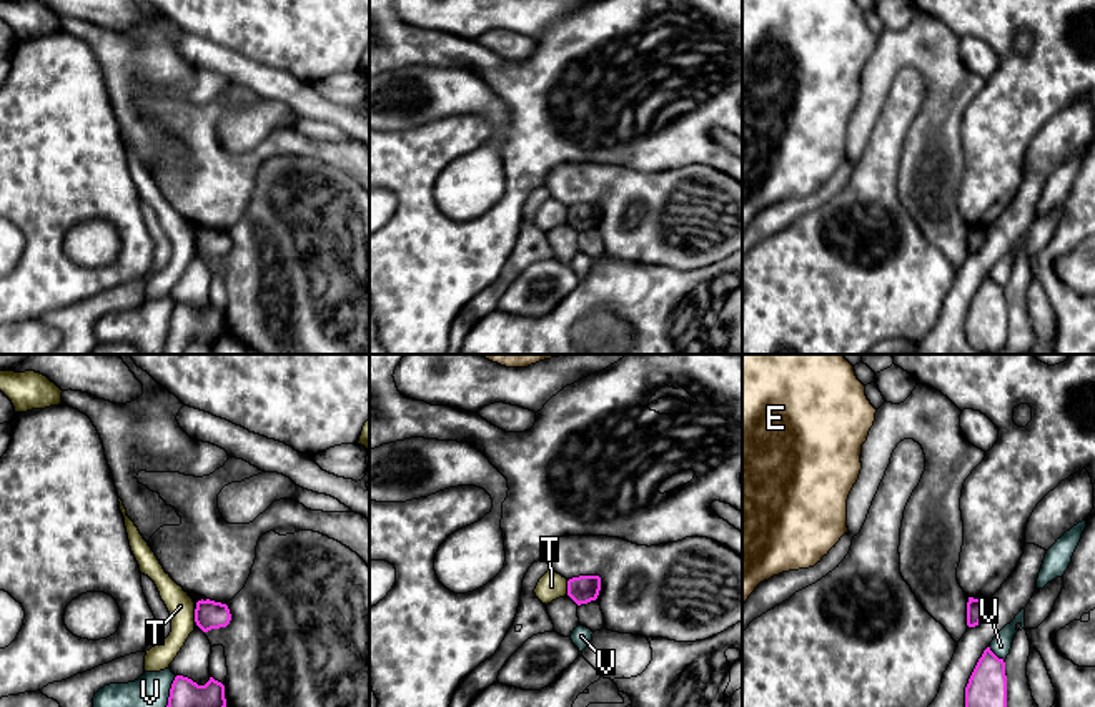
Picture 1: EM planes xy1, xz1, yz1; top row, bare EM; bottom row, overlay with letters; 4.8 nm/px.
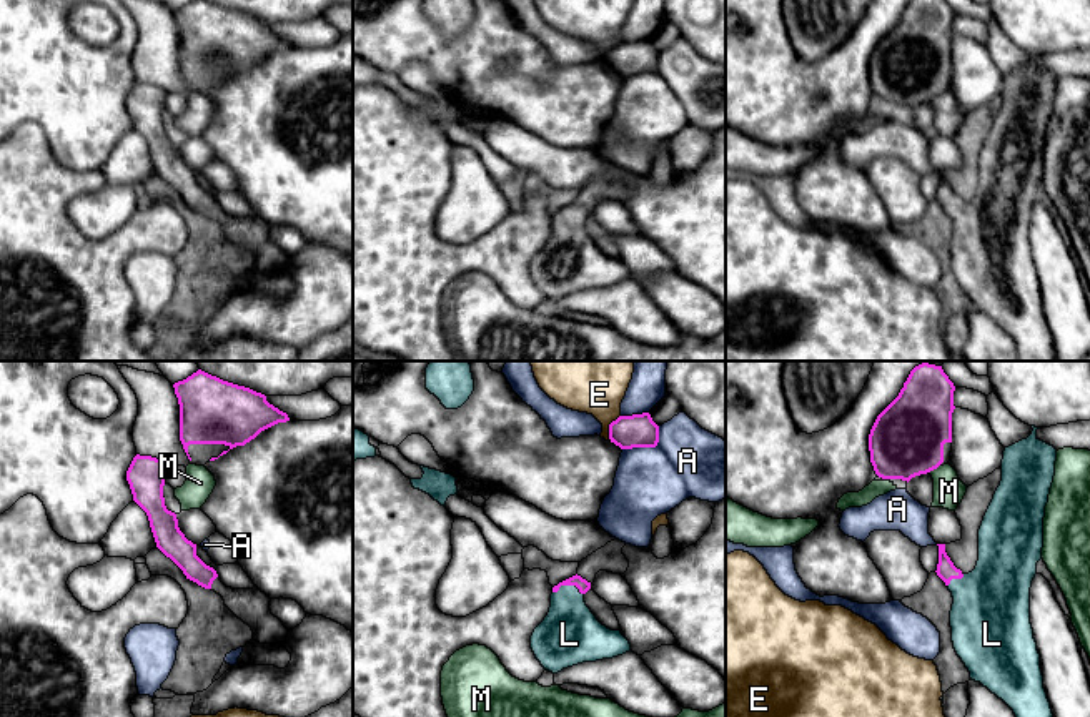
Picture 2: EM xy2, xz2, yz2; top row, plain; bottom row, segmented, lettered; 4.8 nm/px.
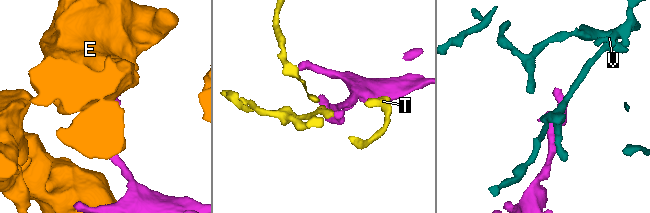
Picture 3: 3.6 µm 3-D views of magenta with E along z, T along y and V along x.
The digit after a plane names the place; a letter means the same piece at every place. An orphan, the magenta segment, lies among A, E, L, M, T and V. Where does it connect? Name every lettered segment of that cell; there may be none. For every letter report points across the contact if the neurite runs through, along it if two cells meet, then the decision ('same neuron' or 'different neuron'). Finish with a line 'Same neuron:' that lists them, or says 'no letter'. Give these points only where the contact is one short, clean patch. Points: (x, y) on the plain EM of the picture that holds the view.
A: different neuron
E: border along xz2 (619, 42), (609, 52), (609, 67); different neuron
L: same neuron
M: different neuron
T: different neuron
V: different neuron
Same neuron: L

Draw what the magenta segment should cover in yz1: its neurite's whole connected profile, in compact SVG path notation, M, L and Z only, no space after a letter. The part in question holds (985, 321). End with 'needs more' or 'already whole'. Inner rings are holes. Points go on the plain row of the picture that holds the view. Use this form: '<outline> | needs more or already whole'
M987 274L965 314L965 338L984 354L995 354L1007 339L1005 289Z | already whole

